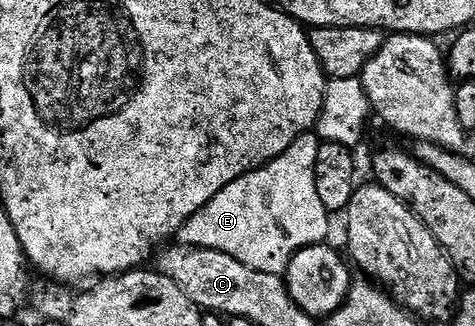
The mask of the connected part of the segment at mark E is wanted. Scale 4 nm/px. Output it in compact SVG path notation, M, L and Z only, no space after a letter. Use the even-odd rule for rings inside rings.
M314 133L301 135L271 163L249 171L244 177L232 181L232 185L224 185L224 189L220 189L220 193L216 193L216 197L212 197L212 201L204 205L204 209L196 212L181 227L176 236L177 242L190 248L223 251L260 273L285 276L286 267L295 253L303 251L305 247L325 244L326 234L330 231L332 215L324 207L320 193L317 192L317 175L314 172L319 146L320 139L317 139Z

